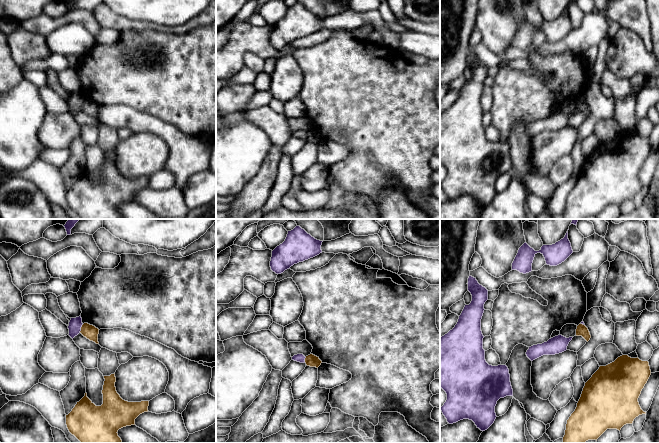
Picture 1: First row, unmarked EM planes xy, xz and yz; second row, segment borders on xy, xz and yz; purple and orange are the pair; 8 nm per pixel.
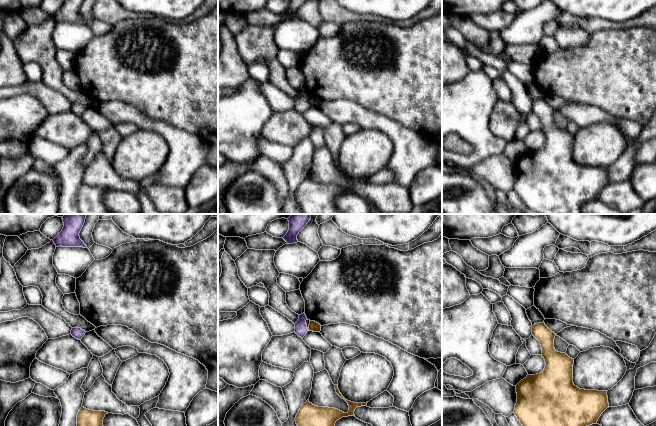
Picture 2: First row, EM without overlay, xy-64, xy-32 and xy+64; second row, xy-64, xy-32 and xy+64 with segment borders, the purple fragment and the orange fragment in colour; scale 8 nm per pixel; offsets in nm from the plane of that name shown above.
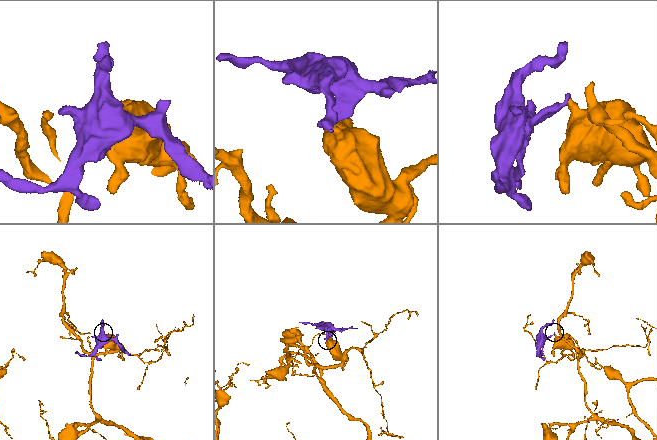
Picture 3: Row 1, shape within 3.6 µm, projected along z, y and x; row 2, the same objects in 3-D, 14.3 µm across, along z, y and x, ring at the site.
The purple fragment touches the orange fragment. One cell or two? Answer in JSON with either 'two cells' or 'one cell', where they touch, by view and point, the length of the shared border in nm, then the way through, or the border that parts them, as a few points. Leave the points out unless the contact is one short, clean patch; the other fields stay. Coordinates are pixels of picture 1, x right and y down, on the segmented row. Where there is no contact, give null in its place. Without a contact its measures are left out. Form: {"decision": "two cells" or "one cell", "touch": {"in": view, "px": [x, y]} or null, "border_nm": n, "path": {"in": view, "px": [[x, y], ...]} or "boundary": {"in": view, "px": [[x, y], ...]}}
{"decision": "two cells", "touch": {"in": "xy", "px": [80, 328]}, "border_nm": 80, "boundary": {"in": "xy", "px": [[83, 324], [79, 332]]}}

